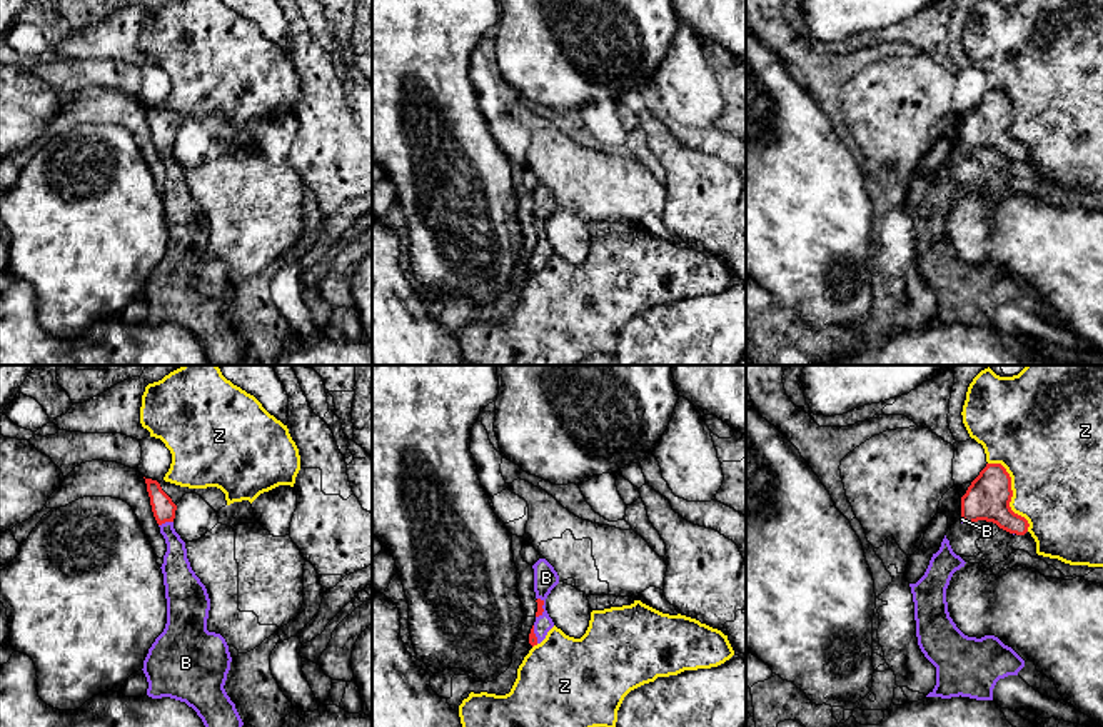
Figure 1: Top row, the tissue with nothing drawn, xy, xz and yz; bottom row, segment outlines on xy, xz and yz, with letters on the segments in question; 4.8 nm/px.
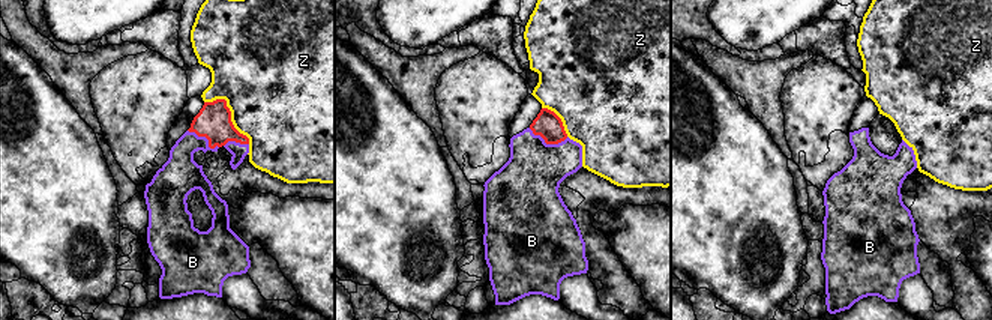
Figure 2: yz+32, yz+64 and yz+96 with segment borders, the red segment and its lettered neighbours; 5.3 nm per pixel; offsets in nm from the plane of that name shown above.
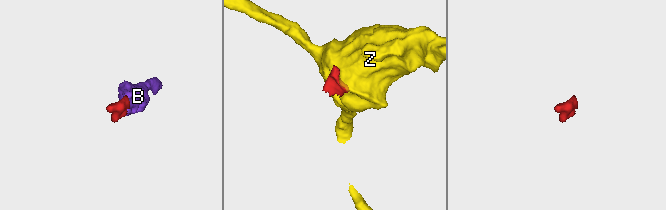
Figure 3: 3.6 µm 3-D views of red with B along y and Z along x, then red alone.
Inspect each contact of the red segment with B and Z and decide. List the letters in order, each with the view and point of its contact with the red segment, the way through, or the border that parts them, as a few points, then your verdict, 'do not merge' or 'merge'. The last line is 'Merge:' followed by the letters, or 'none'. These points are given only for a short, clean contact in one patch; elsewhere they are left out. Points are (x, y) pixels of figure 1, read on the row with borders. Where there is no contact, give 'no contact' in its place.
B: contact xy (166, 521); way xy (164, 509), (166, 521), (176, 546), (176, 567); merge
Z: contact yz (1012, 494); do not merge
Merge: B

